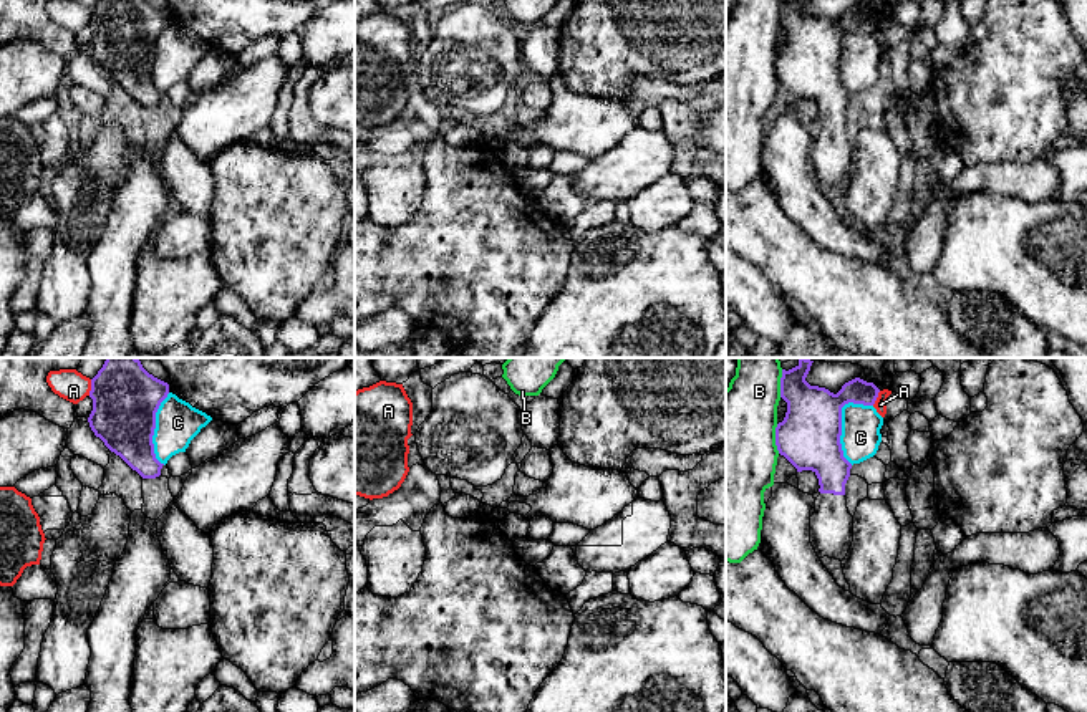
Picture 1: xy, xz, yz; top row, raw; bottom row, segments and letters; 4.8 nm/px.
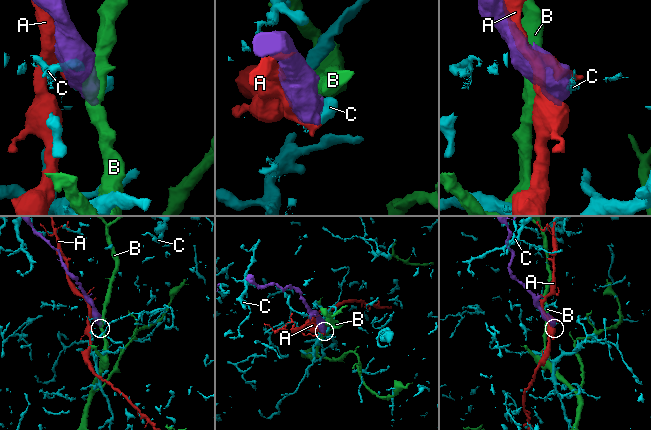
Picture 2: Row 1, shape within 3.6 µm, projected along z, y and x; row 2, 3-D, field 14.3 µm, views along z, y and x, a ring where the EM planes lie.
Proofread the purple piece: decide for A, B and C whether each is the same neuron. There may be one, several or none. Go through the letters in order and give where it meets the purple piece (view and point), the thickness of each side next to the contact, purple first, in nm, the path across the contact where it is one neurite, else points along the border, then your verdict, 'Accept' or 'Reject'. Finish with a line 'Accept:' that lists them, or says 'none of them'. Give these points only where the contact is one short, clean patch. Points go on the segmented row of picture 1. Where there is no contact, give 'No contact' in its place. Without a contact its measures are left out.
A: Touches purple at xy (91, 388). Thickness 320 nm (purple) against 150 nm. Reject
B: Touches purple at yz (776, 439). Thickness 300 nm (purple) against 480 nm. Reject
C: Touches purple at yz (840, 432). Thickness 300 nm (purple) against 190 nm. Reject
Accept: none of them

